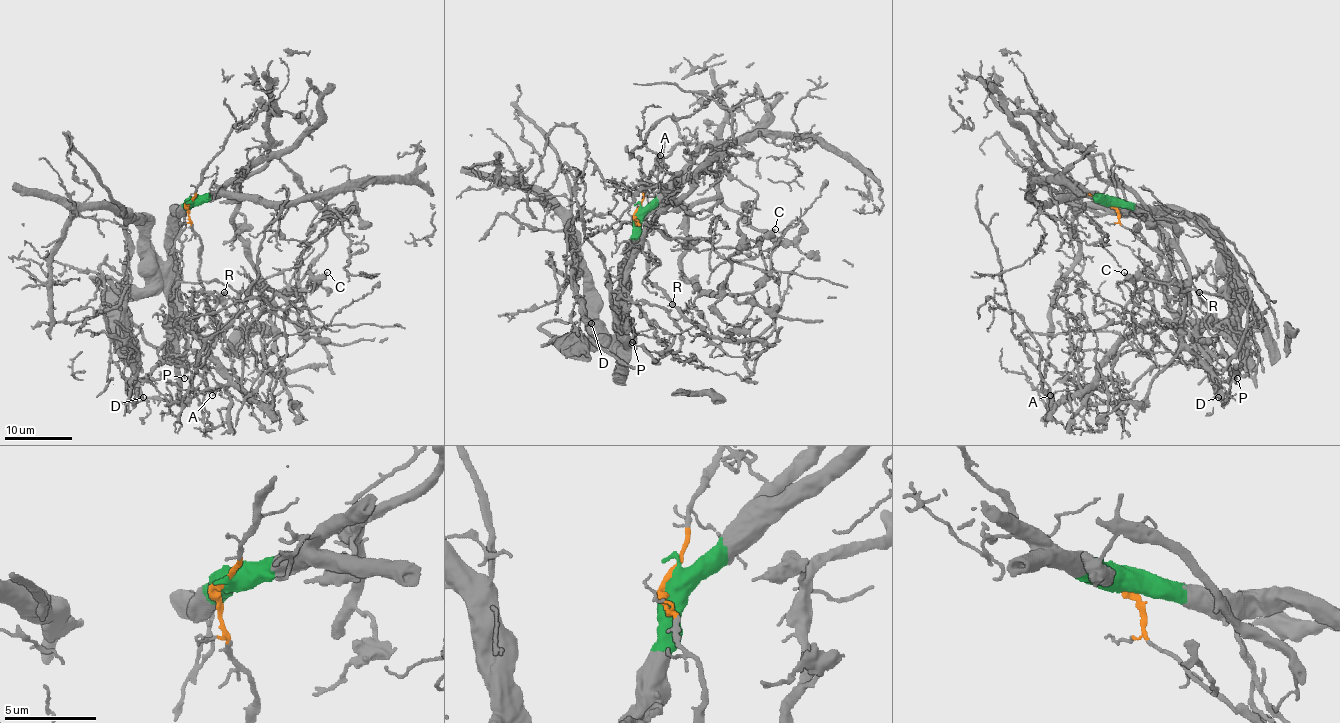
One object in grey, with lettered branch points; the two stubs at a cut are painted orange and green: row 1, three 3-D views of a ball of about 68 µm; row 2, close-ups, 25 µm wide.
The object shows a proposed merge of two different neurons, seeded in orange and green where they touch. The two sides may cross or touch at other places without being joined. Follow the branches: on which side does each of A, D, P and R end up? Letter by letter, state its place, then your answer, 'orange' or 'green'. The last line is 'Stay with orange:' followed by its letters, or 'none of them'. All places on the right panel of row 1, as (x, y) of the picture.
A: place (1050, 395); green
D: place (1218, 397); green
P: place (1237, 378); green
R: place (1199, 292); orange
Stay with orange: R

